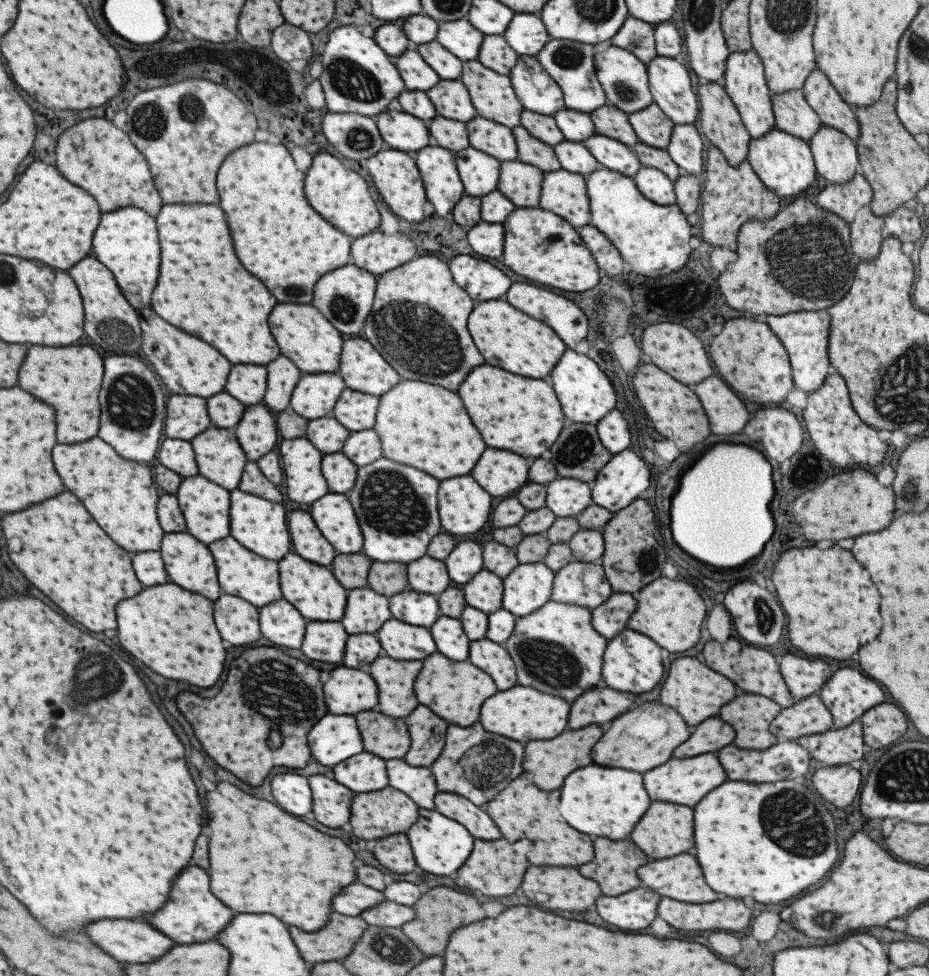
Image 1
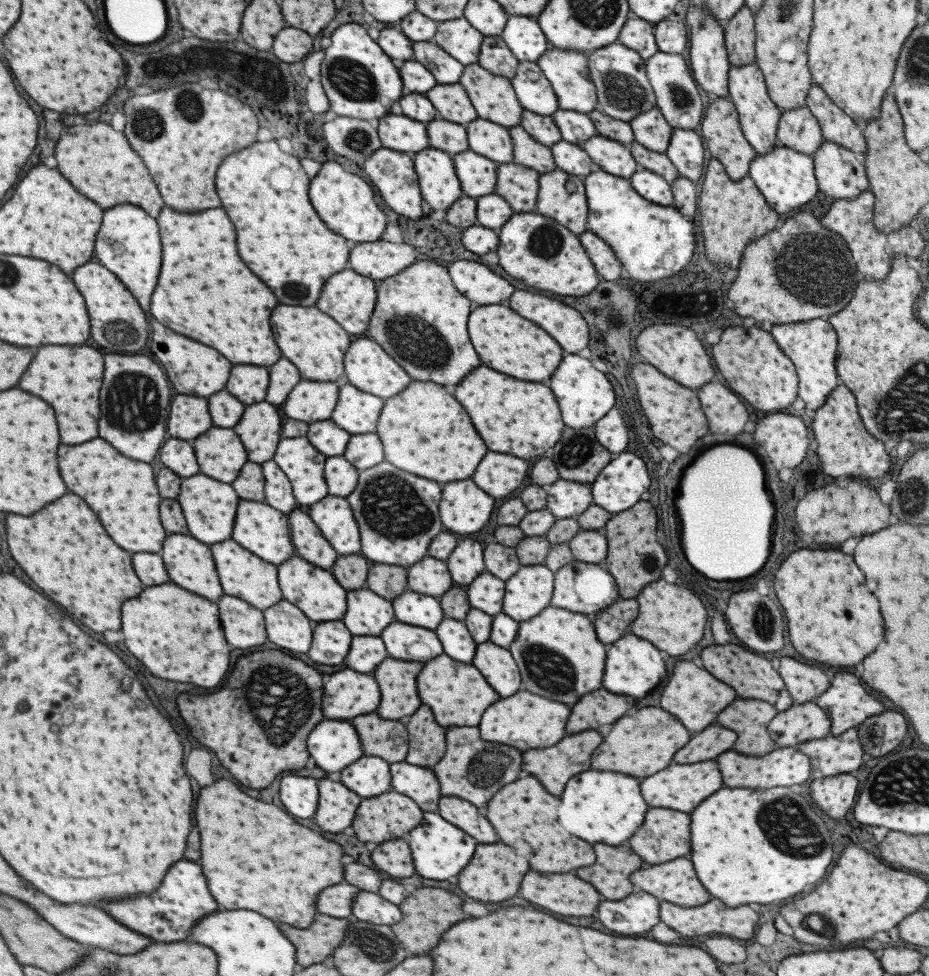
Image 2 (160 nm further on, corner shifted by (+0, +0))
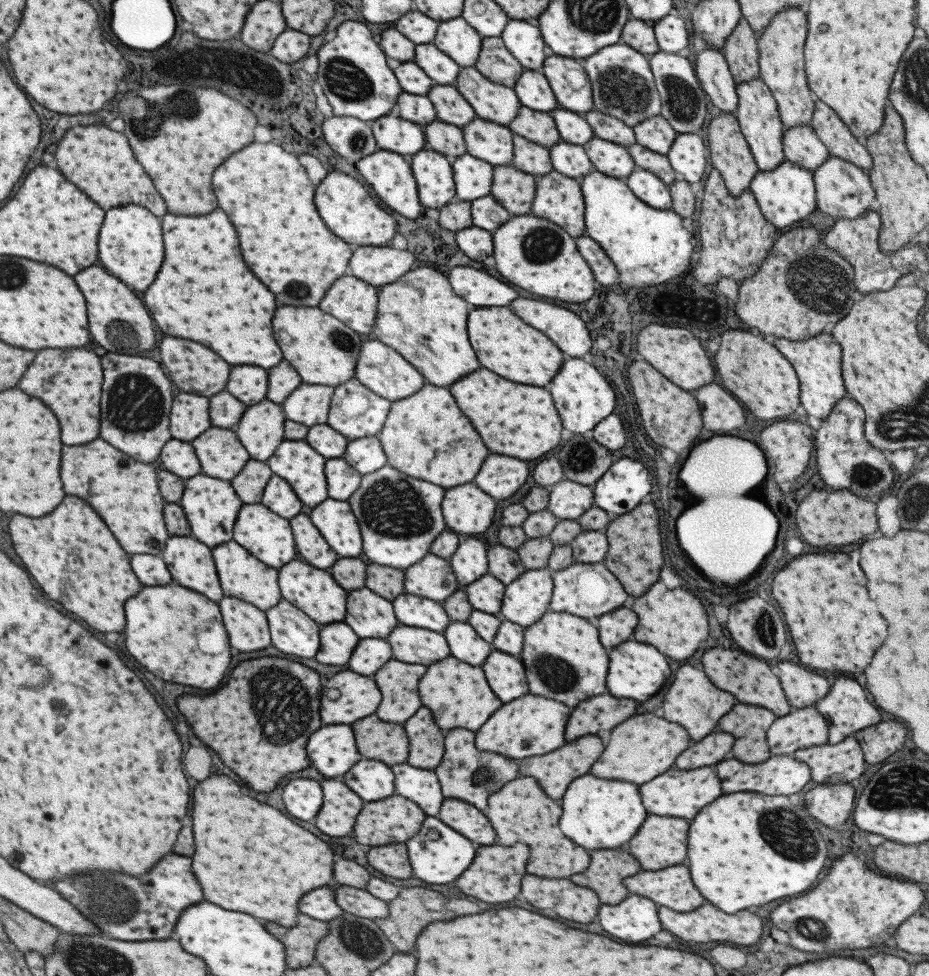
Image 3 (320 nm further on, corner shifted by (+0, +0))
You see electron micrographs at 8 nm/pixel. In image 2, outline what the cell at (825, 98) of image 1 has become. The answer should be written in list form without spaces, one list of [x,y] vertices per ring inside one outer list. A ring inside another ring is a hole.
[[[813,83],[805,97],[806,107],[819,123],[822,140],[838,144],[859,158],[866,151],[862,127],[853,122]]]

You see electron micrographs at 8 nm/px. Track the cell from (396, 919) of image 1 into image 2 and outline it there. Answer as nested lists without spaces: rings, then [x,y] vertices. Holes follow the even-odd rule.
[[[357,892],[350,906],[351,917],[374,925],[391,926],[399,922],[397,906],[383,902],[377,893]]]

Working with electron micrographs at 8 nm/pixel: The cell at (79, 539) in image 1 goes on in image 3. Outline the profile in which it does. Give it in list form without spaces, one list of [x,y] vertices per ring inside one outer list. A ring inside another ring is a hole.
[[[65,496],[51,514],[41,518],[15,514],[9,520],[9,534],[21,564],[51,600],[99,632],[123,630],[123,602],[139,592],[141,584],[129,568],[129,556],[83,500]]]

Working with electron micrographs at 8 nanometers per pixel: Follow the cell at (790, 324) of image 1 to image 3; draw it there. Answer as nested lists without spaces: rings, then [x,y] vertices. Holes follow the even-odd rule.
[[[828,331],[819,333],[819,336],[807,337],[803,341],[791,341],[783,338],[774,338],[773,346],[791,362],[797,372],[800,404],[806,416],[813,416],[823,420],[841,398],[848,396],[843,386],[841,376],[841,350],[839,343],[831,337]]]

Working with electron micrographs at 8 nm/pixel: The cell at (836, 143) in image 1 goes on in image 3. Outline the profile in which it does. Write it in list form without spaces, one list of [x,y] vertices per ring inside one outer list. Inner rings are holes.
[[[828,155],[827,160],[812,171],[816,208],[833,219],[855,220],[874,207],[874,190],[864,169],[836,156]]]

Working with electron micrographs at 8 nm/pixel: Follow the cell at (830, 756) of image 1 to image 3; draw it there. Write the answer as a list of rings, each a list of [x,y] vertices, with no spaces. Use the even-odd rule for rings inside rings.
[[[846,736],[837,744],[801,748],[791,756],[809,767],[810,780],[817,784],[849,783],[865,770],[859,743],[851,736]]]

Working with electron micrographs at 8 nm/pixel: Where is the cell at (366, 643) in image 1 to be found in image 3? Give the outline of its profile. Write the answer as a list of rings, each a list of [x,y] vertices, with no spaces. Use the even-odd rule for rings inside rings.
[[[363,638],[355,646],[347,670],[361,674],[361,676],[371,676],[375,670],[379,670],[387,660],[391,660],[391,650],[385,640],[379,638]]]

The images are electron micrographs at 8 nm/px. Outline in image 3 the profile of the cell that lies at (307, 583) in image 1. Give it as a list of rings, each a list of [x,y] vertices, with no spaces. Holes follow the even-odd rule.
[[[293,559],[287,562],[287,566],[279,568],[279,590],[283,600],[297,606],[303,614],[307,614],[317,624],[329,624],[329,622],[343,622],[345,614],[345,590],[339,588],[333,578],[325,570],[317,570],[313,566],[307,566],[299,560]]]

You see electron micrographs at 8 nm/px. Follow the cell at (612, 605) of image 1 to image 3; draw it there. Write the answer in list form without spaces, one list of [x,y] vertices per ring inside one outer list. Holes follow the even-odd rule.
[[[619,608],[619,610],[613,610],[611,614],[605,613],[596,618],[594,623],[599,630],[599,642],[605,648],[613,648],[619,642],[625,642],[637,624],[635,614],[627,608]]]

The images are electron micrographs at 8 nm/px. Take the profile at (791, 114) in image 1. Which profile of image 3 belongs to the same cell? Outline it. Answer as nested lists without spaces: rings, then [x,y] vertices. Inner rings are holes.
[[[809,123],[783,128],[782,151],[784,160],[809,171],[823,164],[829,155],[825,145],[814,135]]]

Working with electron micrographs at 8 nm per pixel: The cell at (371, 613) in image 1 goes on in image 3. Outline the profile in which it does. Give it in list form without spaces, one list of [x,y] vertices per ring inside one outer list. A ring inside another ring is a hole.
[[[367,588],[347,594],[345,624],[355,630],[359,638],[385,638],[398,620],[393,616],[391,604]]]

